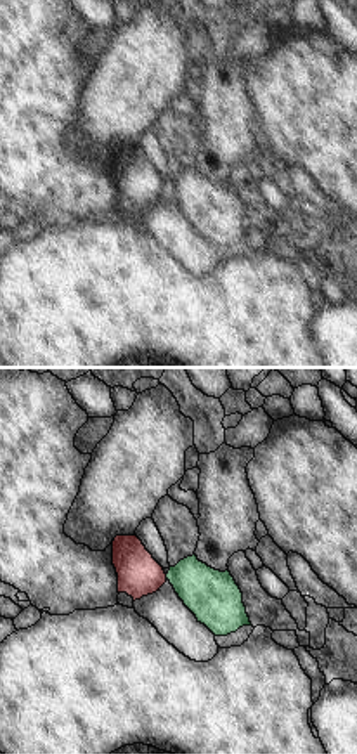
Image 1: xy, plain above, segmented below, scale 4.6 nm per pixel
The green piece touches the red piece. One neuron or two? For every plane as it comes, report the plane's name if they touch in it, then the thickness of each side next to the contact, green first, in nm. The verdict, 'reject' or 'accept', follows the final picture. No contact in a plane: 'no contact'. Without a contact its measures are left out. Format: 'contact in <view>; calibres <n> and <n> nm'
contact in xy; calibres 240 and 200 nm

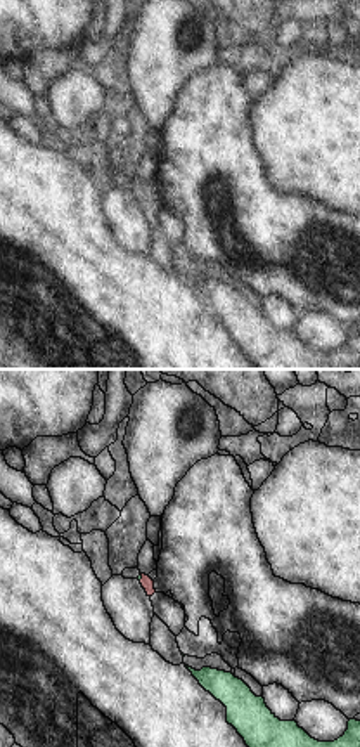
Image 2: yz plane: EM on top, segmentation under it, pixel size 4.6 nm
contact in yz; calibres 20 and 60 nm

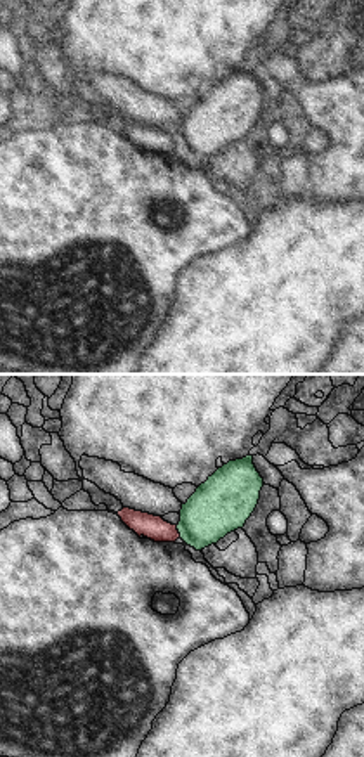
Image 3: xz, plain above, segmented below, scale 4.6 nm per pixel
contact in xz; calibres 260 and 110 nm

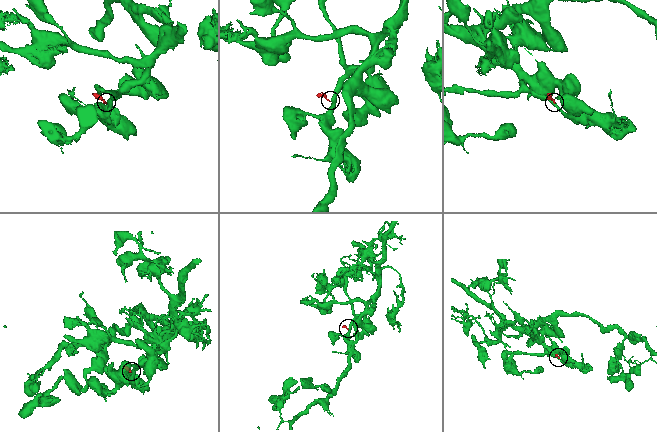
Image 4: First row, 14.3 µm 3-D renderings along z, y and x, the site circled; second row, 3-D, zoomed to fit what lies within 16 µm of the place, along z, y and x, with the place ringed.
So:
reject

